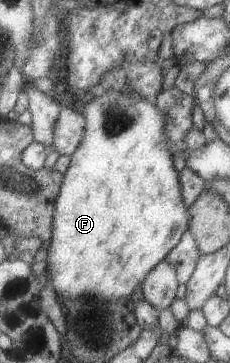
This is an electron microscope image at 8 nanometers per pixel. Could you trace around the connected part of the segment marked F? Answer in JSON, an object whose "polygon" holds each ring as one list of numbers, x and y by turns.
{"polygon":[[106,90,99,96,94,96,92,100,84,105,82,117,85,121,85,132,77,145,75,152,69,156,67,170,63,173,63,178,54,202,52,214,52,227,49,245,46,249,45,265,48,271,52,289,55,295,63,302,68,299,76,299,78,295,94,297,98,301,107,304,126,304,126,300,132,295,132,291,138,287,146,277,146,274,160,261,166,257,181,238,182,232,189,227,188,213,183,202,183,197,179,191,179,174,173,166,173,157,170,155,165,145,166,137,163,134,163,116,161,111,155,106,145,101,143,97,132,92,113,92]]}

